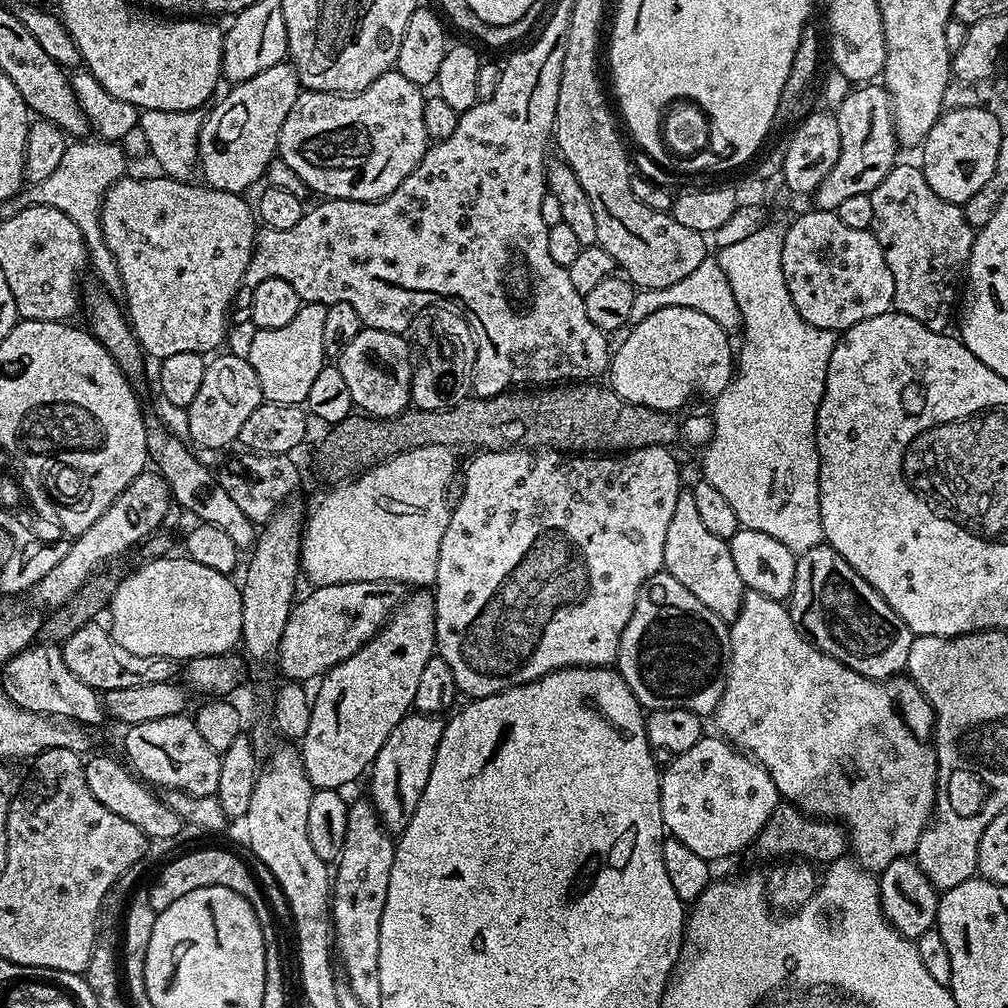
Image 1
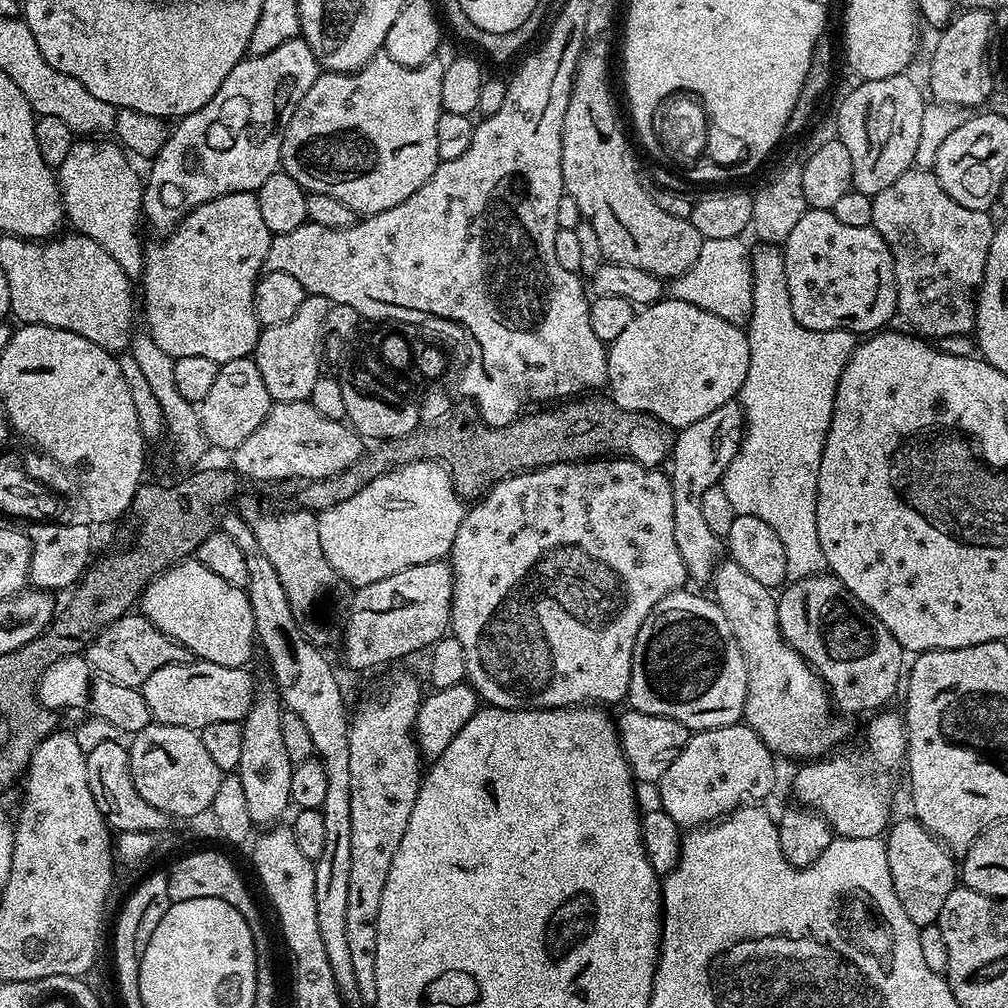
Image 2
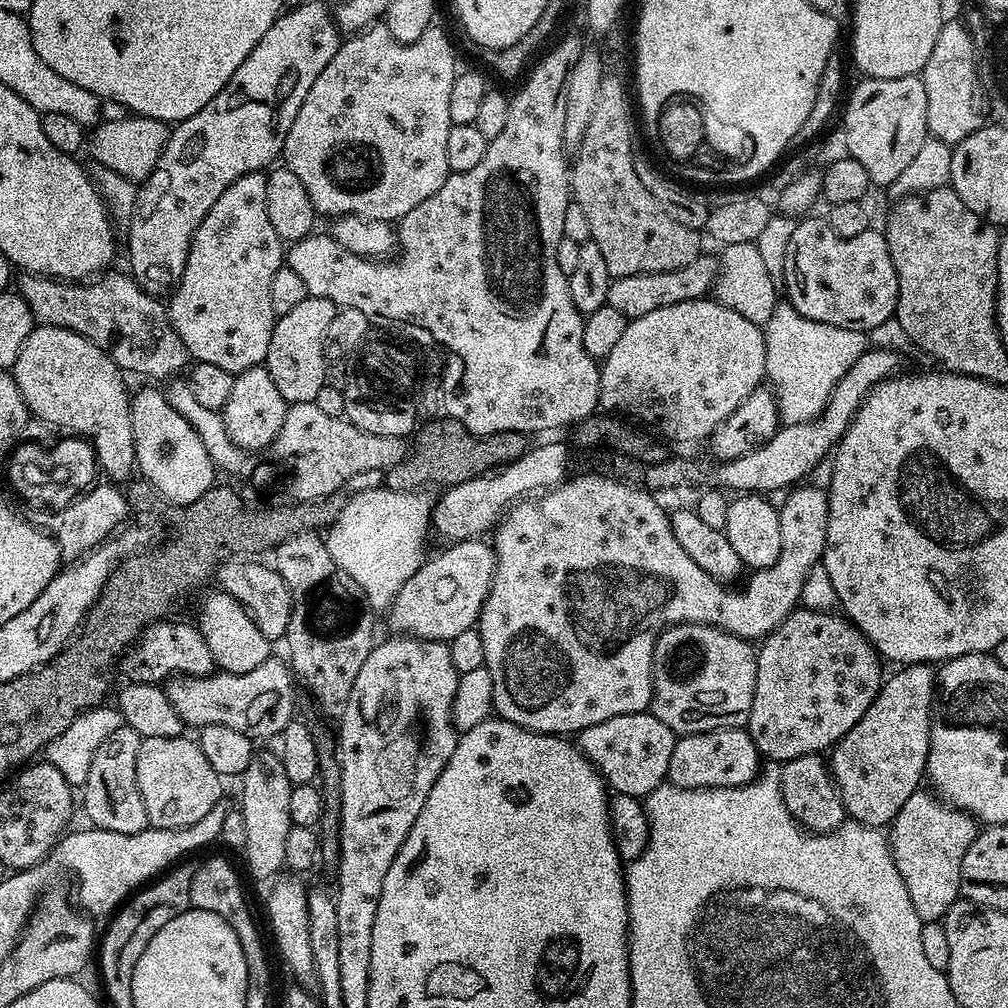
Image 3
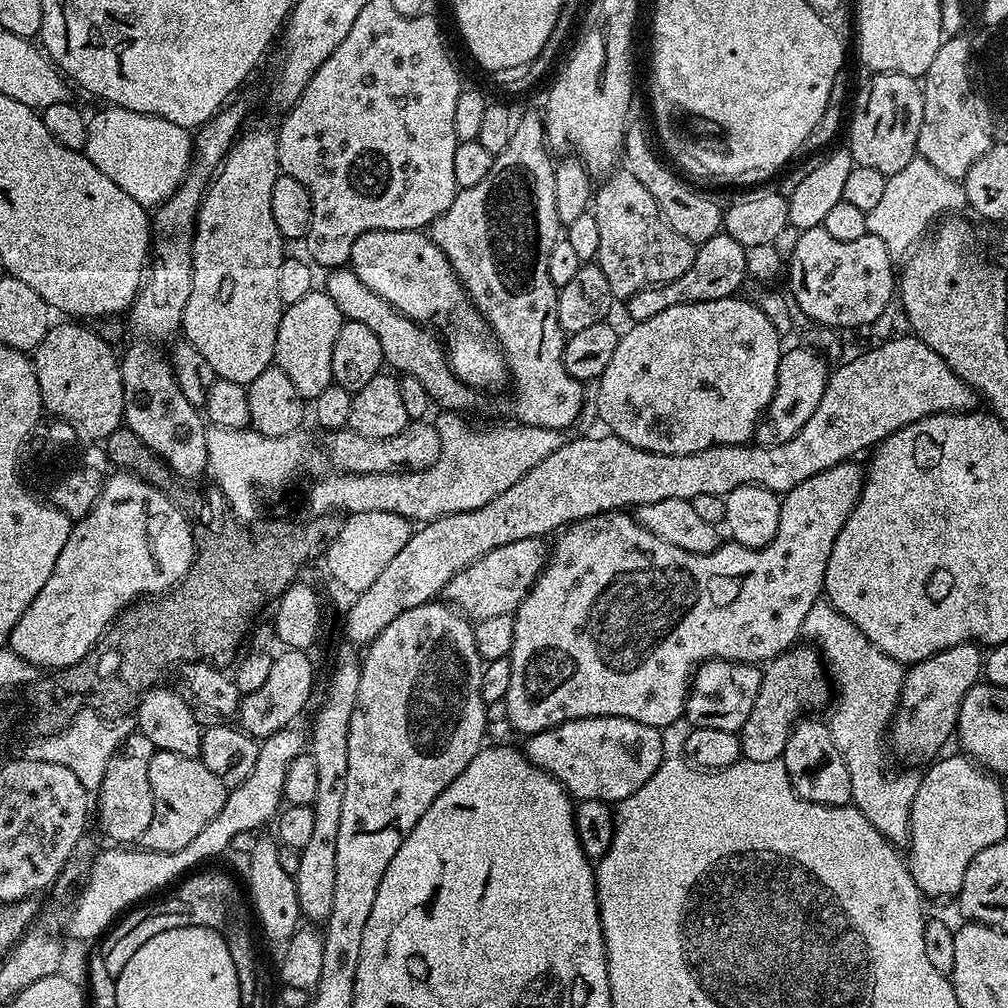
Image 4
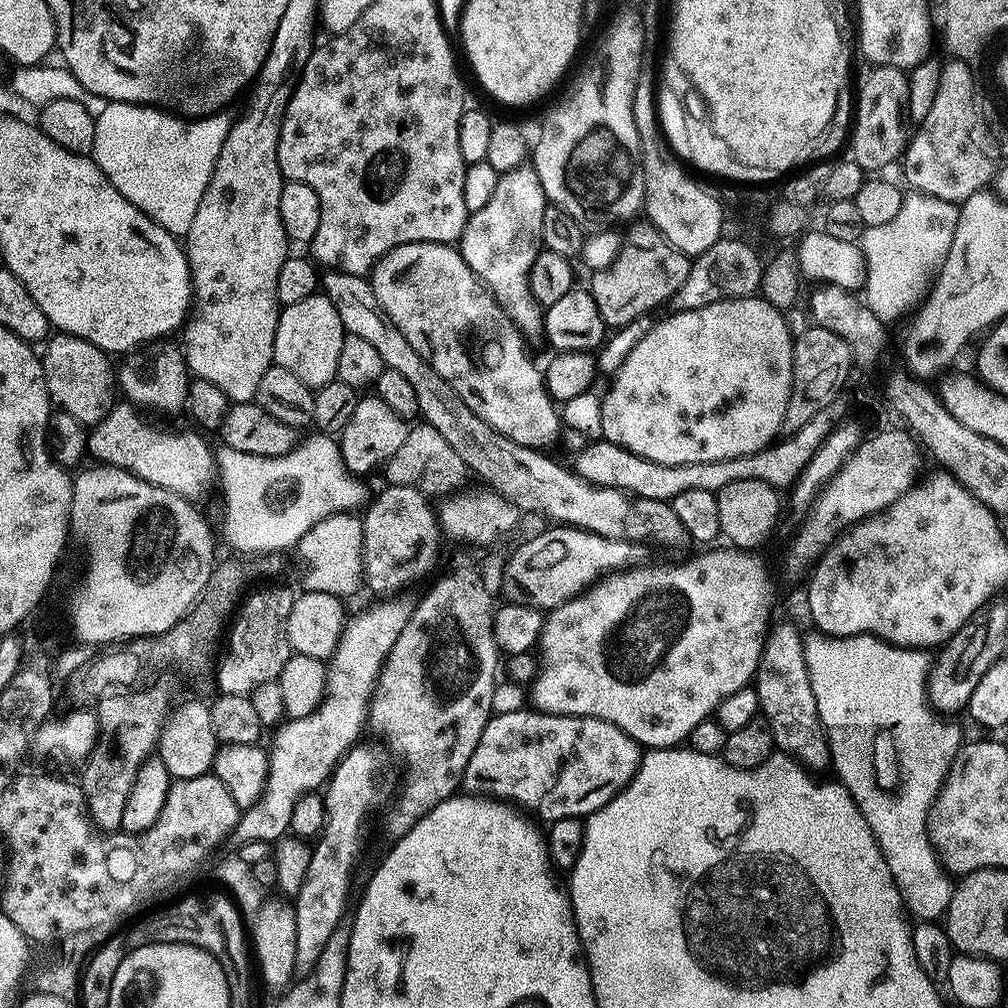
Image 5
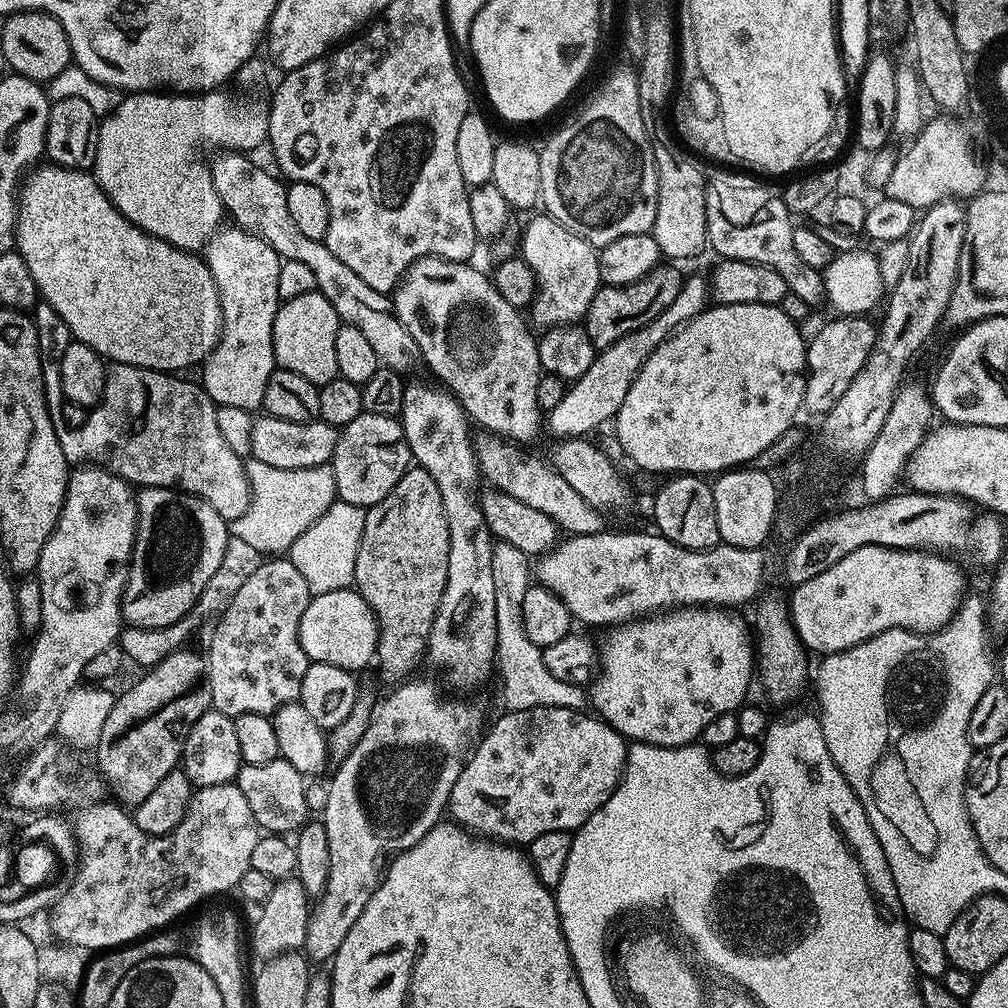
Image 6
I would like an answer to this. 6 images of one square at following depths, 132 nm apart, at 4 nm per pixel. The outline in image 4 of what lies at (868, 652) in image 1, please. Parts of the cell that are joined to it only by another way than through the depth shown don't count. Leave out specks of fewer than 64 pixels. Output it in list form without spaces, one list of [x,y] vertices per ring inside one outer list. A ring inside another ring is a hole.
[[[793,646],[781,656],[767,661],[763,669],[758,698],[754,698],[754,710],[738,733],[740,755],[750,762],[774,762],[781,759],[788,736],[796,721],[805,714],[816,714],[819,708],[829,707],[834,688],[826,671],[823,656],[812,646]]]

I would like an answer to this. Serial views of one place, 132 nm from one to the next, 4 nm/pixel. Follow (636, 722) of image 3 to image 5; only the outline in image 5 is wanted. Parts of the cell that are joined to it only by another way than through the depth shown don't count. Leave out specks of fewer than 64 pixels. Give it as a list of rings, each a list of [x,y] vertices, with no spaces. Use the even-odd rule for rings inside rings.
[[[521,710],[519,712],[502,714],[500,716],[493,715],[491,720],[488,721],[485,730],[482,731],[478,746],[476,746],[474,754],[470,757],[470,762],[464,771],[462,784],[469,793],[493,794],[495,797],[510,802],[517,802],[522,806],[525,806],[524,804],[526,804],[546,819],[546,822],[570,818],[571,816],[587,818],[591,816],[593,812],[597,812],[602,806],[606,806],[606,802],[610,802],[614,799],[615,796],[632,781],[634,774],[640,769],[640,758],[642,755],[641,745],[637,744],[635,740],[630,739],[618,726],[614,726],[610,722],[599,720],[593,716],[549,716],[547,714],[533,714],[531,711],[529,712],[530,713],[528,713],[527,710]]]

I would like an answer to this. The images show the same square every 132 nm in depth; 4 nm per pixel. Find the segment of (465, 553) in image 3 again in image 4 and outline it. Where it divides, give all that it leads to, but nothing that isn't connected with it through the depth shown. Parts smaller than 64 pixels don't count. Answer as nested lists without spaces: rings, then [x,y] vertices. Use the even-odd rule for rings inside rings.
[[[543,539],[519,540],[490,550],[470,566],[466,566],[443,590],[442,596],[452,608],[475,622],[486,618],[512,616],[526,598],[546,563],[546,544]]]

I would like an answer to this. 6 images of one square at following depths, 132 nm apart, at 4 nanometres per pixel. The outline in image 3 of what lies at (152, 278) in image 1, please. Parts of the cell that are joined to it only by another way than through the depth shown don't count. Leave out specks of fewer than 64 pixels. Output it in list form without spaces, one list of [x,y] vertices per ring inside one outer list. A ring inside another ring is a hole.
[[[263,171],[251,172],[242,178],[238,178],[238,182],[226,186],[226,190],[222,190],[222,198],[218,198],[218,202],[214,202],[214,206],[210,206],[206,218],[202,218],[198,230],[192,235],[192,245],[186,258],[186,270],[182,270],[182,278],[176,283],[176,287],[170,293],[170,299],[172,301],[167,301],[166,304],[170,322],[174,326],[178,338],[182,338],[182,346],[186,346],[189,357],[193,361],[202,364],[219,366],[221,370],[226,370],[233,374],[245,372],[247,368],[259,368],[267,361],[268,351],[270,350],[270,338],[276,325],[276,311],[274,310],[274,306],[270,306],[270,281],[274,278],[274,274],[278,274],[278,270],[285,263],[286,244],[285,241],[278,238],[278,234],[270,222],[270,214],[266,214],[267,181],[267,175]]]

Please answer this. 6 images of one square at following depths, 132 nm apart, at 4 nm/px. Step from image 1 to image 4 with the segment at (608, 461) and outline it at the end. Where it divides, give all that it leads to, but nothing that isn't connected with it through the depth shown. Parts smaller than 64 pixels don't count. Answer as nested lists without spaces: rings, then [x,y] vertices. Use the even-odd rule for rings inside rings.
[[[845,462],[835,464],[826,470],[822,470],[818,474],[814,474],[810,478],[806,478],[806,482],[798,482],[798,486],[794,486],[790,491],[783,493],[780,501],[780,517],[778,518],[778,530],[774,534],[774,538],[765,548],[747,548],[735,542],[728,542],[723,545],[722,553],[724,552],[724,560],[716,560],[717,558],[709,558],[707,556],[699,556],[693,552],[682,550],[678,546],[670,546],[670,542],[662,542],[662,538],[658,538],[654,534],[650,534],[650,530],[646,530],[641,524],[636,521],[635,515],[629,514],[624,510],[615,512],[603,512],[597,516],[591,516],[585,520],[575,520],[566,528],[561,528],[555,533],[556,541],[550,544],[550,555],[547,557],[544,568],[540,571],[539,578],[534,582],[534,586],[526,594],[526,598],[512,616],[514,622],[514,642],[510,646],[507,658],[510,664],[510,686],[506,689],[506,694],[503,702],[506,706],[507,723],[513,724],[518,731],[523,734],[531,734],[541,732],[542,730],[550,730],[556,728],[559,724],[565,724],[571,720],[581,720],[582,718],[590,718],[591,716],[617,716],[618,718],[630,718],[634,722],[642,722],[646,726],[654,726],[661,730],[667,729],[667,724],[672,724],[676,719],[681,719],[684,716],[684,699],[688,696],[688,690],[692,683],[692,673],[696,671],[700,665],[708,660],[732,660],[736,664],[754,664],[757,666],[763,665],[765,662],[772,660],[775,656],[781,656],[783,652],[787,652],[801,639],[800,631],[802,630],[802,622],[806,622],[806,613],[810,610],[810,606],[814,606],[814,602],[821,599],[824,591],[824,579],[826,578],[826,566],[830,562],[830,550],[834,550],[834,542],[838,538],[838,534],[842,530],[842,526],[846,522],[846,518],[850,518],[850,514],[854,510],[854,506],[860,497],[860,491],[864,485],[865,469],[856,465],[856,462]]]

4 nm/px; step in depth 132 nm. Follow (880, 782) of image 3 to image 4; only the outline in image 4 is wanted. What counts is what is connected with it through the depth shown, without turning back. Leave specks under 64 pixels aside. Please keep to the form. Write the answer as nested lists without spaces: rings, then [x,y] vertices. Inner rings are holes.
[[[975,642],[950,646],[930,658],[920,660],[905,671],[900,701],[886,733],[891,751],[908,764],[927,765],[945,751],[944,743],[953,739],[962,698],[981,679],[984,658],[981,645]]]

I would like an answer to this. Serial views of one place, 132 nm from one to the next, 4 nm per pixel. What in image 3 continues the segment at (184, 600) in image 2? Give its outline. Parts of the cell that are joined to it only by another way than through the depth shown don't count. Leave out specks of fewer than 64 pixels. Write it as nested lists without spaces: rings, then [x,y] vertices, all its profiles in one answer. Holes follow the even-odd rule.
[[[213,590],[201,602],[198,627],[204,635],[206,646],[210,646],[210,654],[219,671],[246,674],[246,670],[262,666],[262,662],[266,662],[268,657],[273,655],[273,645],[264,637],[262,630],[258,630],[258,626],[252,621],[252,615],[225,592]]]

